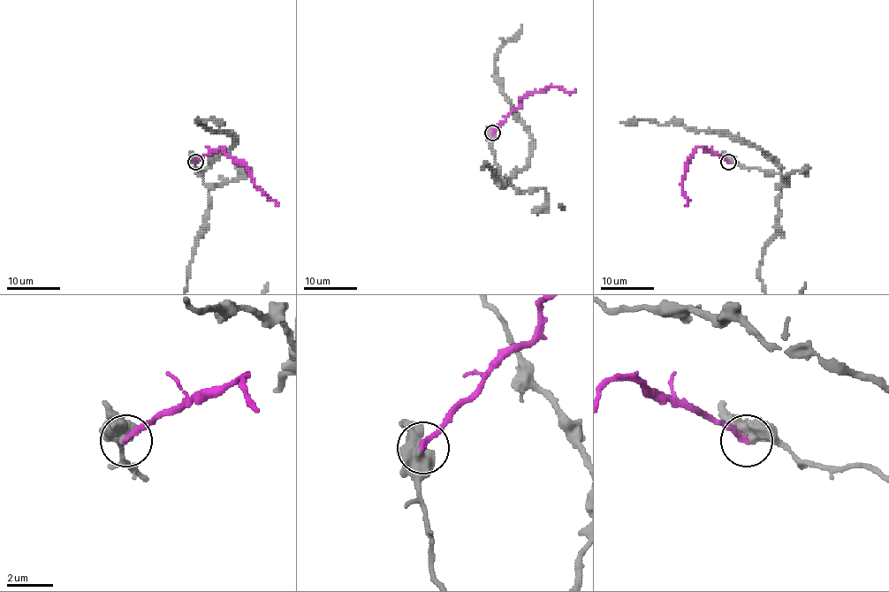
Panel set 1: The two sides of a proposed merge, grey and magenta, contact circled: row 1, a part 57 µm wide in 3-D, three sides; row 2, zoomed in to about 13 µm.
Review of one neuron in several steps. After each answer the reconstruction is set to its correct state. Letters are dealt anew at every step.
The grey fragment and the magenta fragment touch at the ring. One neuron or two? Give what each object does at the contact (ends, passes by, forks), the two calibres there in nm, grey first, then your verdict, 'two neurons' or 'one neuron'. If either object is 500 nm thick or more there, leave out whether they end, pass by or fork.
grey forks | magenta ends | 420/240 nm | two neurons

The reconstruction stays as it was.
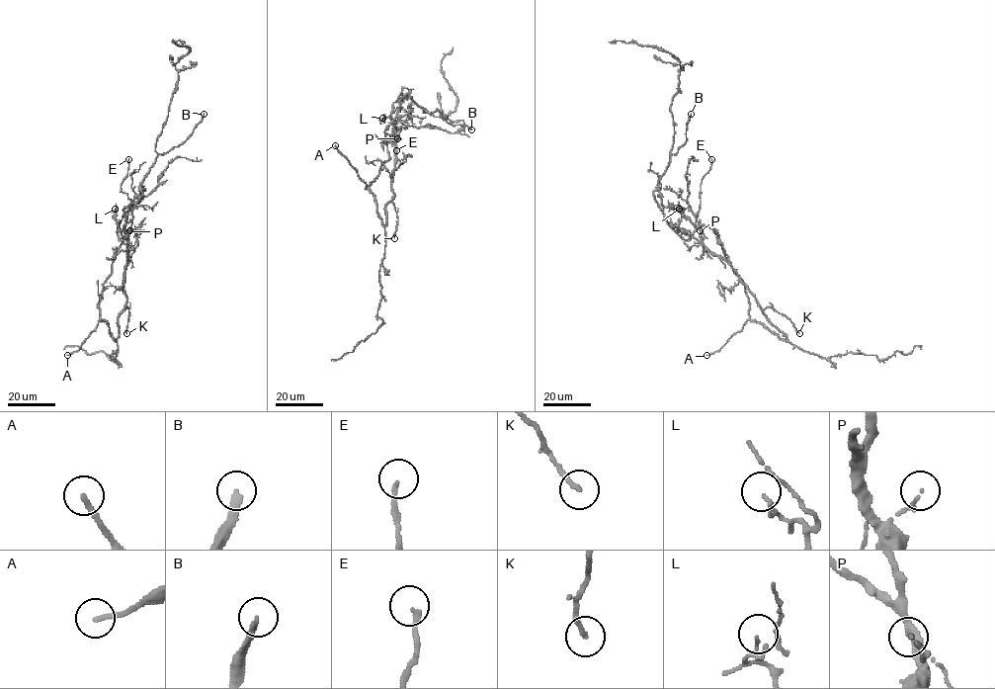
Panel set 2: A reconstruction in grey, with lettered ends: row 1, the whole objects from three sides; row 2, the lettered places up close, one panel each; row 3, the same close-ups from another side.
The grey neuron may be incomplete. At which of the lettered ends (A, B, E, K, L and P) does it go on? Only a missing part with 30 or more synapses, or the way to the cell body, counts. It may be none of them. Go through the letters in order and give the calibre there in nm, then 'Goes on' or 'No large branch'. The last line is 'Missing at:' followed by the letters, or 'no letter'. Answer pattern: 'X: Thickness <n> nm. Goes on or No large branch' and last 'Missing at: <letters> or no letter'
A: Thickness 190 nm. Goes on
B: Thickness 240 nm. Goes on
E: Thickness 160 nm. Goes on
K: Thickness 170 nm. No large branch
L: Thickness 130 nm. No large branch
P: Thickness 100 nm. No large branch
Missing at: A, B, E

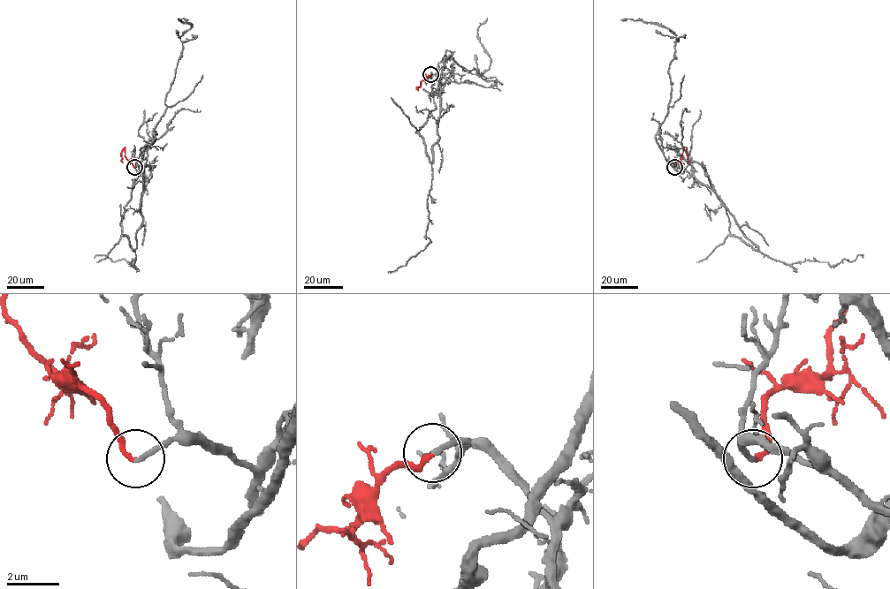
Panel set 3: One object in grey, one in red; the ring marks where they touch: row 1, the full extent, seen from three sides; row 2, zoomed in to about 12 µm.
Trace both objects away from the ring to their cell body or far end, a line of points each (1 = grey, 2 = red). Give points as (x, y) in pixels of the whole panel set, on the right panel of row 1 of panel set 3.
1: (674, 167), (707, 185), (744, 234), (772, 259), (789, 265), (816, 260), (831, 267), (843, 259), (863, 257)
2: (674, 167), (684, 147), (690, 162)

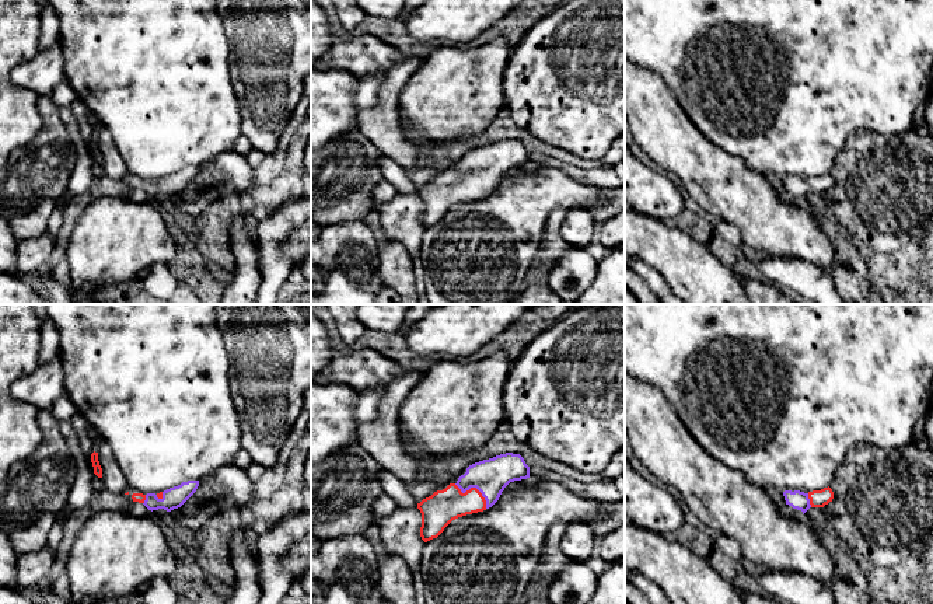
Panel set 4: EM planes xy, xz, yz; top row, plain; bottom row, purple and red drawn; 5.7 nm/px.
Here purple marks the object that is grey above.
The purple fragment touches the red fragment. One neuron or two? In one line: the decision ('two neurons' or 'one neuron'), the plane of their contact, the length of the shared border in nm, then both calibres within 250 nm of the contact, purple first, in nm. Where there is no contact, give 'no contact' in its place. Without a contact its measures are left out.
one neuron | xz | 240 nm | 200/190 nm

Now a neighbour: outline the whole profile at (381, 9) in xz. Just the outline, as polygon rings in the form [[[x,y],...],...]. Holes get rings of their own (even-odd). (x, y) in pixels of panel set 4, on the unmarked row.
[[[356,0],[356,4],[371,17],[394,20],[403,10],[406,0]]]

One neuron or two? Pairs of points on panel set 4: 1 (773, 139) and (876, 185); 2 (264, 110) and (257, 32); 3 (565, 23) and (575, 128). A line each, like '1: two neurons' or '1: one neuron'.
1: two neurons
2: one neuron
3: one neuron

